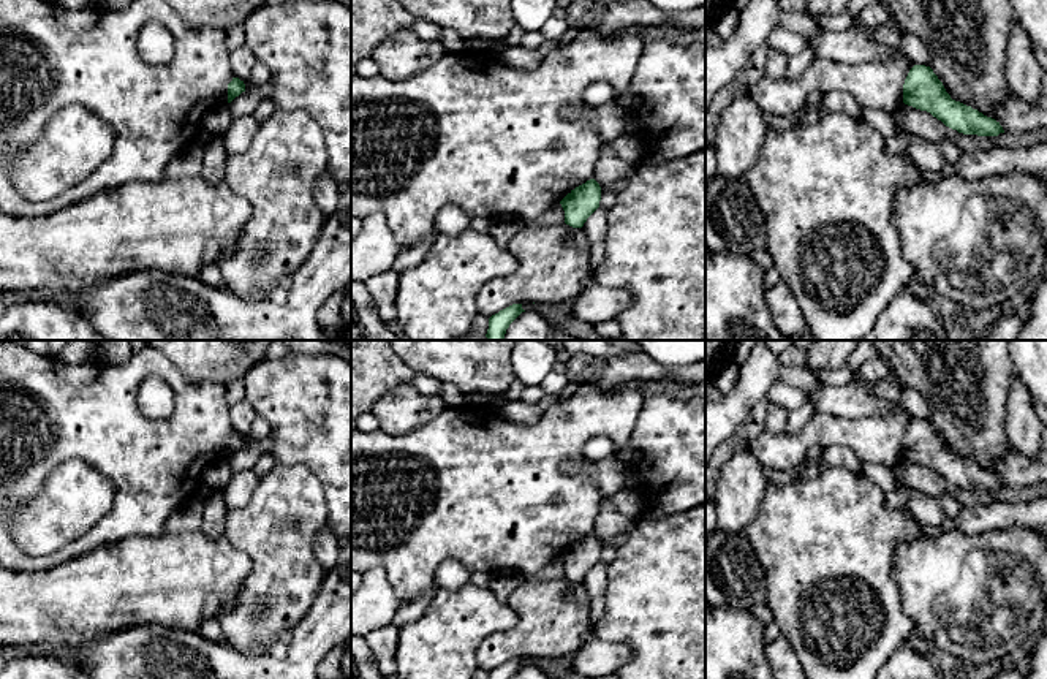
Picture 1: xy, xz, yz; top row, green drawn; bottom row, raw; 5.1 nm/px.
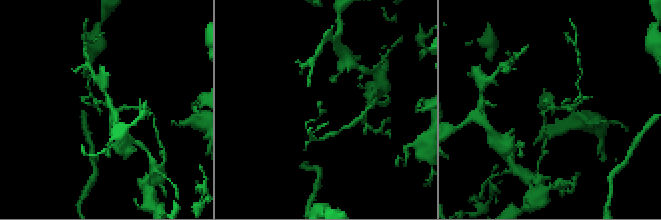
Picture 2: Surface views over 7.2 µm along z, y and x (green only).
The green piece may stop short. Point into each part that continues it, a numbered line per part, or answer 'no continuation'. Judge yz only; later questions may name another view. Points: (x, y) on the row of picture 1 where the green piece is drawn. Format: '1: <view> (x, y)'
no continuation

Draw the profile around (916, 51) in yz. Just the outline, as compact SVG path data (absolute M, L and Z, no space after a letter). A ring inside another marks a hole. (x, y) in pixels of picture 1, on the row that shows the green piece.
M897 24L897 27L900 30L901 49L908 55L908 59L914 65L930 66L930 62L932 62L930 52L925 47L925 44L920 41L920 38L917 38L916 35L903 30L898 24Z

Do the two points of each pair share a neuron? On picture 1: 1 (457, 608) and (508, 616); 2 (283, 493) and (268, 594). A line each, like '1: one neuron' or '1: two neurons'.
1: one neuron
2: one neuron

